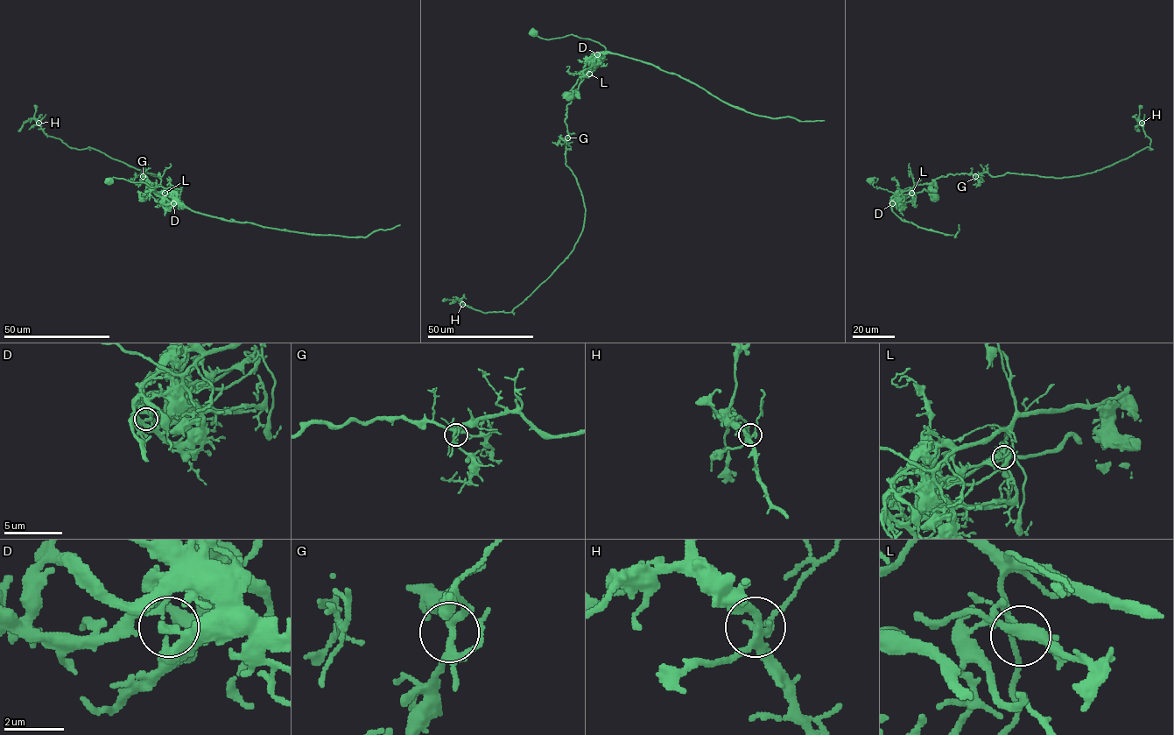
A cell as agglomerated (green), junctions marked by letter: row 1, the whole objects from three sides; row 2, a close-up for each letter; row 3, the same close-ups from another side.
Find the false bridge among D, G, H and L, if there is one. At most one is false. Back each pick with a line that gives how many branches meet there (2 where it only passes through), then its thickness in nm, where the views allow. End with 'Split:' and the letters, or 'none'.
L: 6 branches meet; 280 nm thick
Split: L

